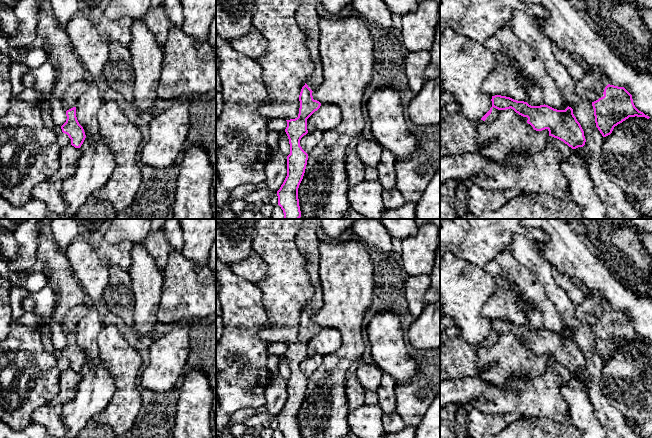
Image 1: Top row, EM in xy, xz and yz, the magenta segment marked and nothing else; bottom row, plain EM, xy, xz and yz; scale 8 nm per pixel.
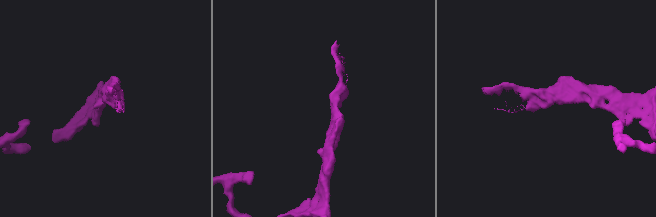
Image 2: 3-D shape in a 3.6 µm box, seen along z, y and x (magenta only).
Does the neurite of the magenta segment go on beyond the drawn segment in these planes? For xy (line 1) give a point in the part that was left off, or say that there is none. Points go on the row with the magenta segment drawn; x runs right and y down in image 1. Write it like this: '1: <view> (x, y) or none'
1: none

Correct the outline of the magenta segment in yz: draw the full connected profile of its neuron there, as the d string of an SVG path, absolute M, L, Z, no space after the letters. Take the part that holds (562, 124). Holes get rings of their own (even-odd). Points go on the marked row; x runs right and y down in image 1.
M501 95L492 96L491 101L492 107L481 118L485 123L491 123L500 110L511 108L523 116L534 130L542 131L547 129L549 136L563 141L572 149L585 145L584 131L574 116L573 109L569 106L565 110L557 110L545 104L531 106L527 102L517 101Z

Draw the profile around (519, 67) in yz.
M507 25L499 28L484 45L495 54L498 68L482 84L483 93L489 96L508 95L514 100L526 102L527 90L537 83L542 89L545 105L557 110L568 106L566 98L547 73L537 54L525 42L519 40Z

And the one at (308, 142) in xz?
M308 132L300 140L300 146L307 153L311 153L313 149L317 146L322 138L322 132Z

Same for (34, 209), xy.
M0 197L0 219L64 219L52 213L47 206L37 199L31 198L22 206L11 205Z

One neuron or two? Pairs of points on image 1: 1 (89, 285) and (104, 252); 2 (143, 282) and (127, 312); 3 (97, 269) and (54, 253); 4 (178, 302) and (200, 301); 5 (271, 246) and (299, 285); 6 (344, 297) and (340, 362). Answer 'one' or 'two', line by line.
1: two
2: two
3: two
4: one
5: one
6: one

